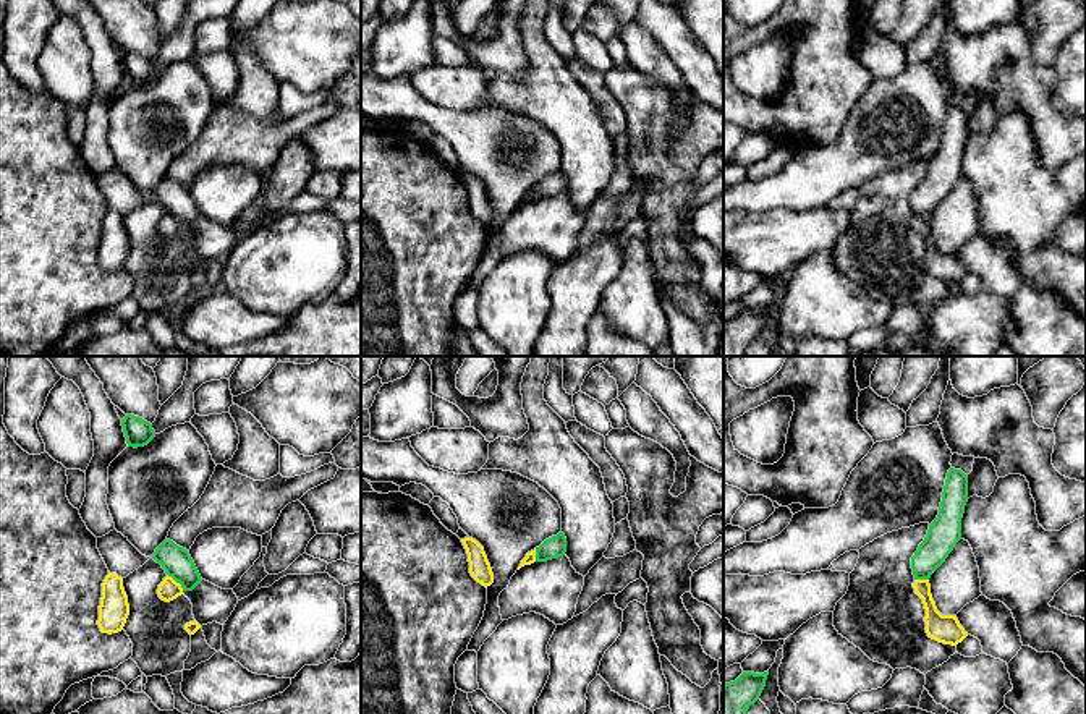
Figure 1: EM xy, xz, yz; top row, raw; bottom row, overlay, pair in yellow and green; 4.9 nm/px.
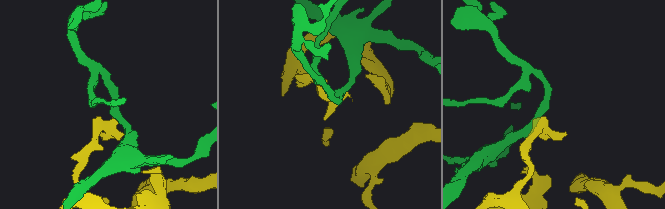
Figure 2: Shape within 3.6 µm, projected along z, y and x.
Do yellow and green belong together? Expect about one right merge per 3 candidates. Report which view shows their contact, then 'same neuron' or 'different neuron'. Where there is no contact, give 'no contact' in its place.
xy | different neuron

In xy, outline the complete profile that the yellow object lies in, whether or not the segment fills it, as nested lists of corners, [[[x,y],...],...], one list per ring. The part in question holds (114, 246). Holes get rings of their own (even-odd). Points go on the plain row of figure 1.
[[[108,209],[102,220],[97,262],[102,270],[118,270],[123,267],[128,253],[129,241],[123,225],[123,215]]]

